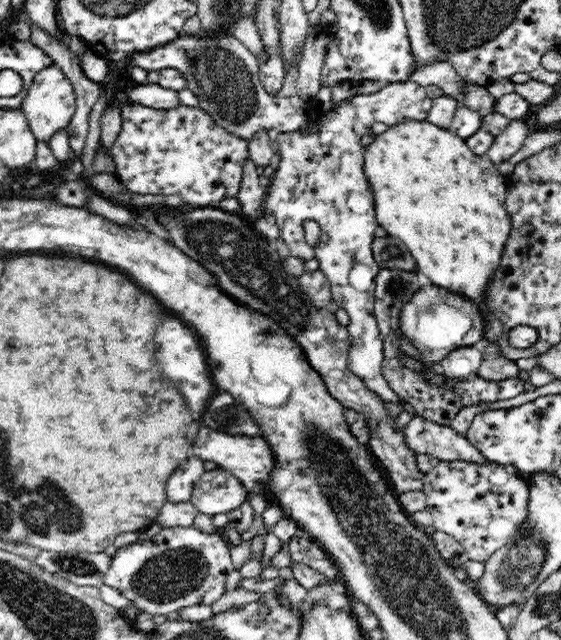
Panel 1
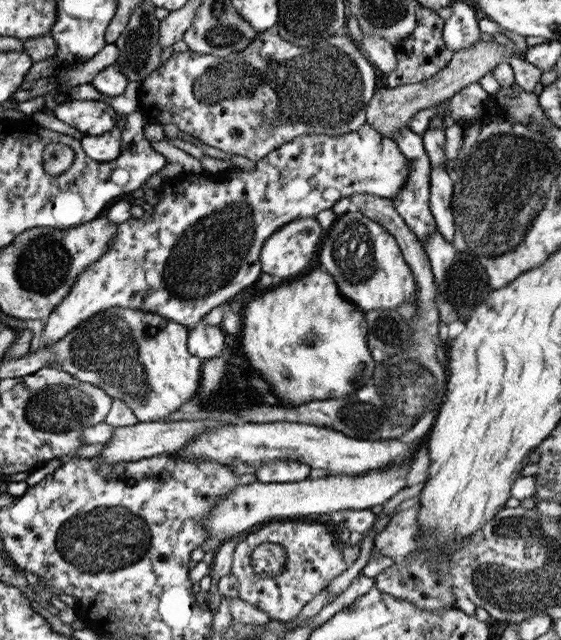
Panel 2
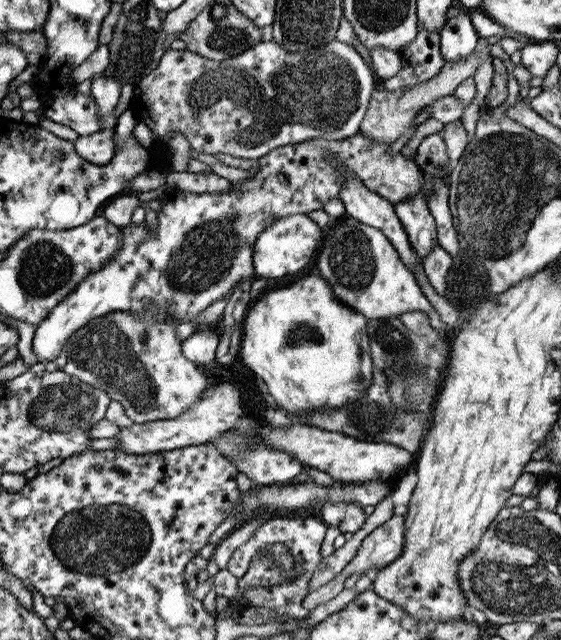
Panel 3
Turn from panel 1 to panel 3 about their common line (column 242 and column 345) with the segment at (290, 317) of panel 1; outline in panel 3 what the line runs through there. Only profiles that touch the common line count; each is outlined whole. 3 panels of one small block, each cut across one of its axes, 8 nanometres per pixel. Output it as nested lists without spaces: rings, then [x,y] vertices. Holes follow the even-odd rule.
[[[347,216],[340,226],[334,228],[334,234],[324,244],[316,266],[339,300],[367,319],[400,317],[411,310],[424,311],[430,319],[431,328],[449,336],[448,326],[442,322],[418,286],[414,273],[402,262],[398,251],[381,230]]]

